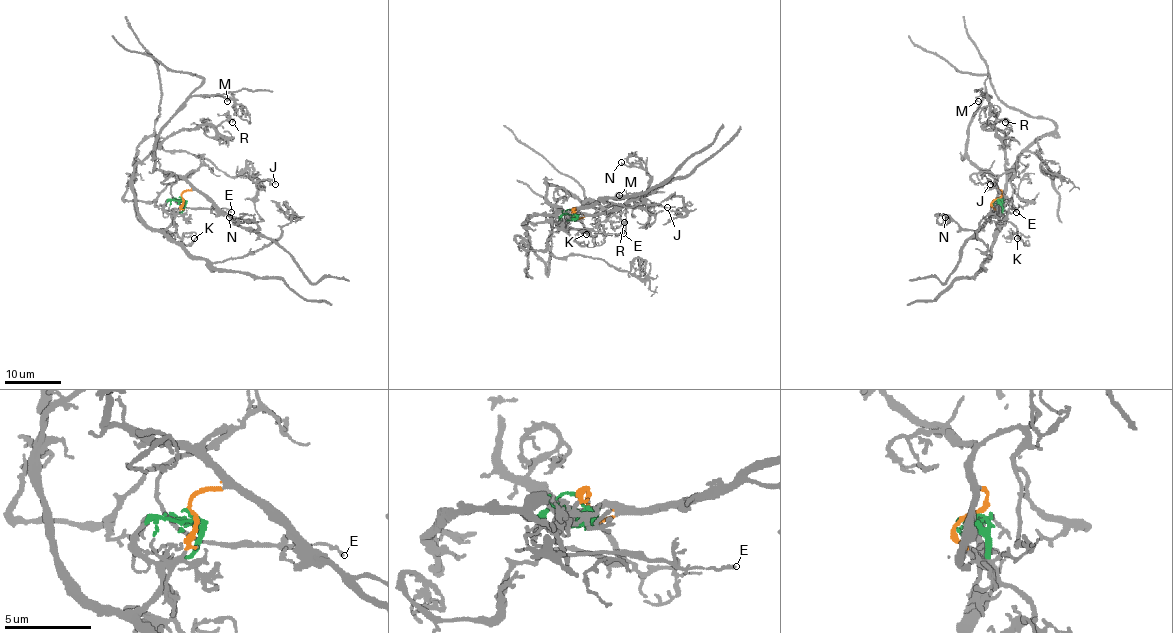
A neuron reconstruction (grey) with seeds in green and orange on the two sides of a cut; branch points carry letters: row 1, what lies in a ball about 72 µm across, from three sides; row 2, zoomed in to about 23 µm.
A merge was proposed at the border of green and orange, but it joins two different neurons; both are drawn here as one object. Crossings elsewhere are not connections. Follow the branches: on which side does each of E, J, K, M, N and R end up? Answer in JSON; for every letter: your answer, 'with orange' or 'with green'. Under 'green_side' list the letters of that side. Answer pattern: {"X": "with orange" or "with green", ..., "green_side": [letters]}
{"E": "with orange", "J": "with orange", "K": "with green", "M": "with orange", "N": "with orange", "R": "with green", "green_side": ["K", "R"]}

